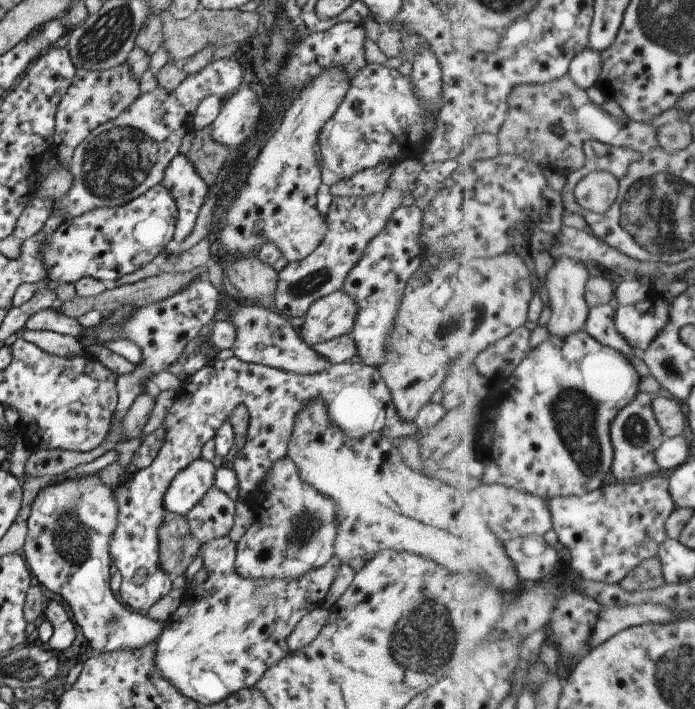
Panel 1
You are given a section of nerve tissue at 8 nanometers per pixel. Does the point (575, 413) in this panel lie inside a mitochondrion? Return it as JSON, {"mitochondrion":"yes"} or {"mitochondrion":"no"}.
{"mitochondrion":"yes"}

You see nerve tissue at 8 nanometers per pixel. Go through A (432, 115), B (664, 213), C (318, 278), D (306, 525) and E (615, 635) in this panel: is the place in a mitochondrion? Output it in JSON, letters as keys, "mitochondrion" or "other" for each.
{"A":"other","B":"mitochondrion","C":"mitochondrion","D":"mitochondrion","E":"other"}

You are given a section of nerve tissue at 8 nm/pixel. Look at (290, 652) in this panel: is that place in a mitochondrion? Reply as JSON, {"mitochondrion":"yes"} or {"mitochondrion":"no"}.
{"mitochondrion":"no"}

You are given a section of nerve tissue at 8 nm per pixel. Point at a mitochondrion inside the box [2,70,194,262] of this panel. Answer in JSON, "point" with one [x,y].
{"point":[118,161]}

